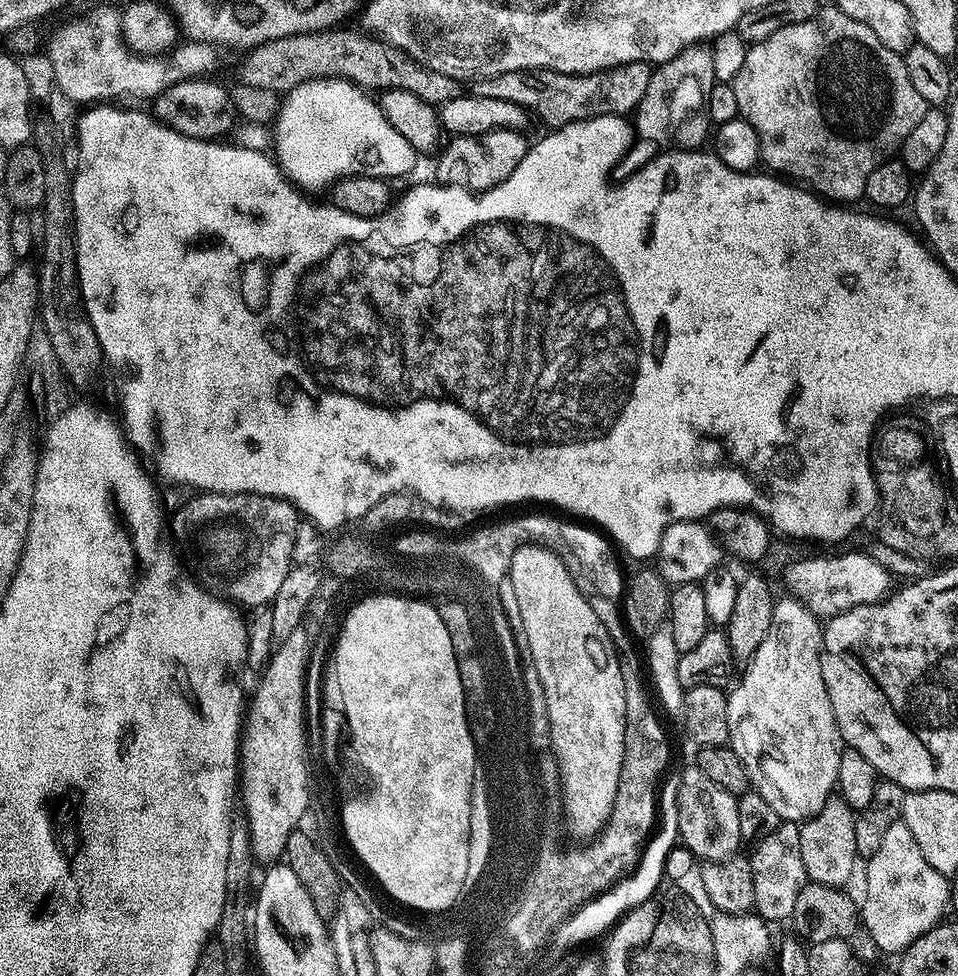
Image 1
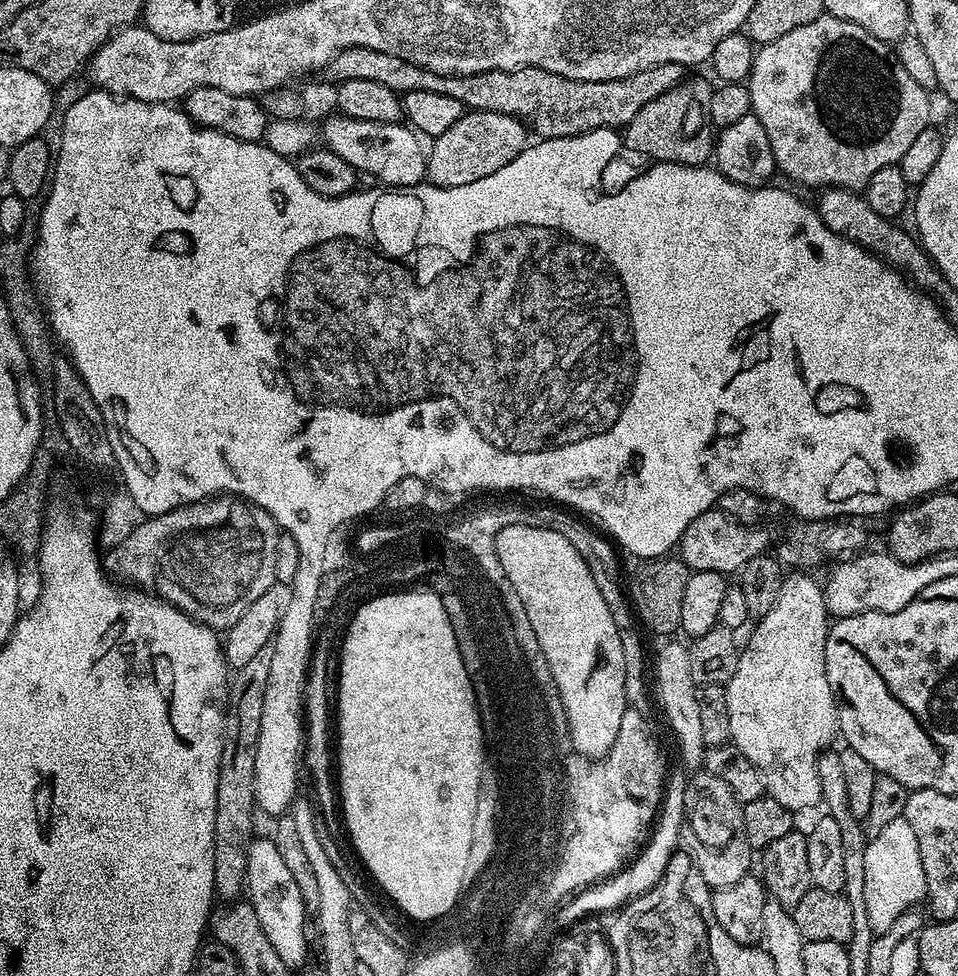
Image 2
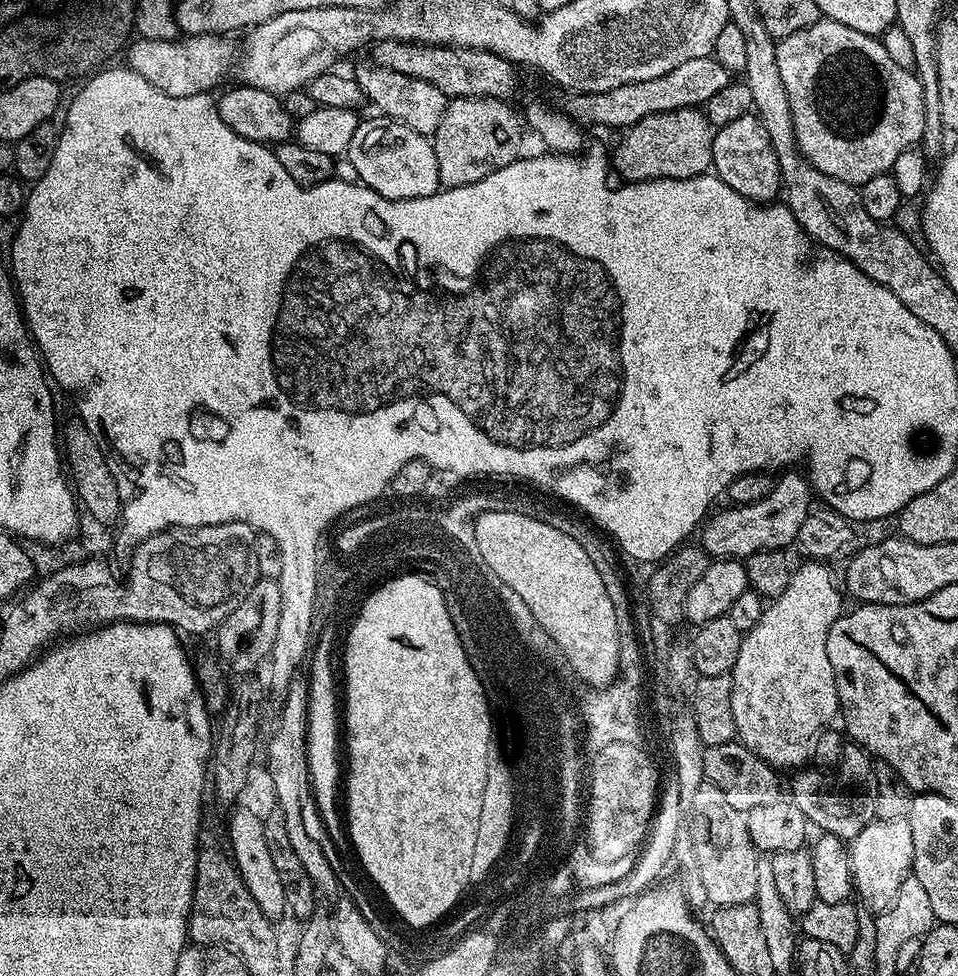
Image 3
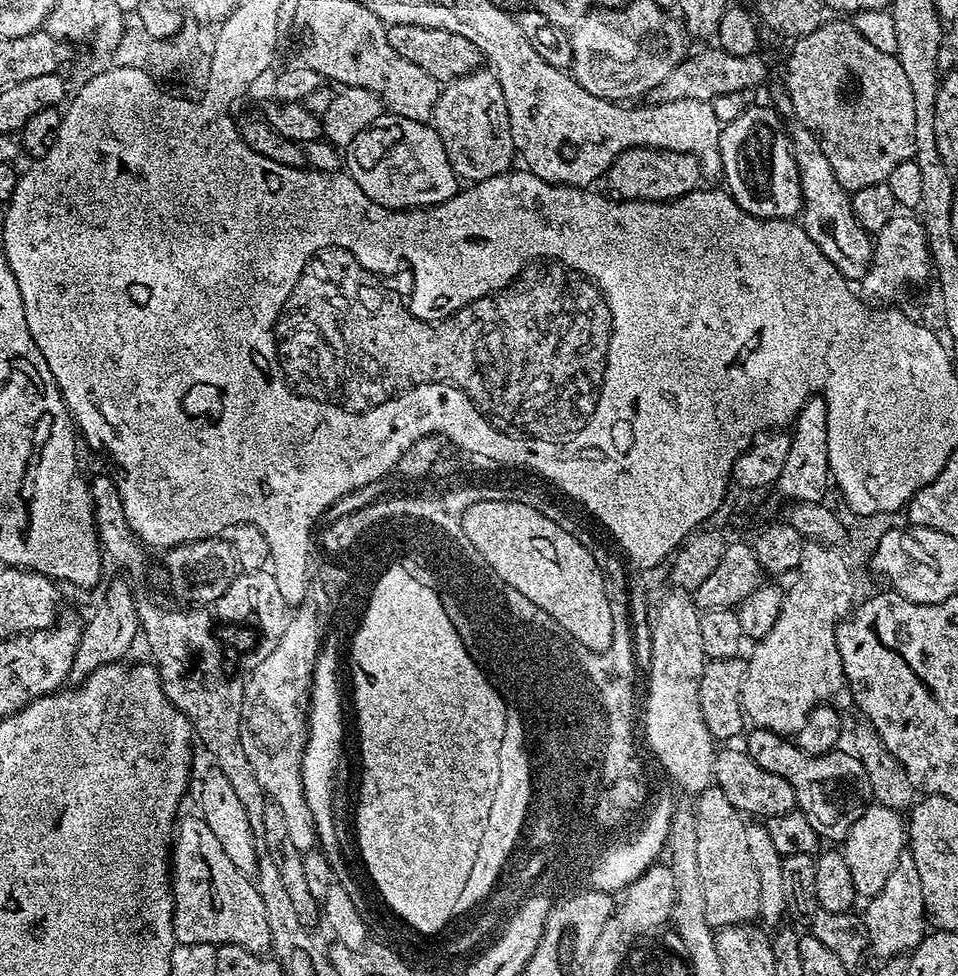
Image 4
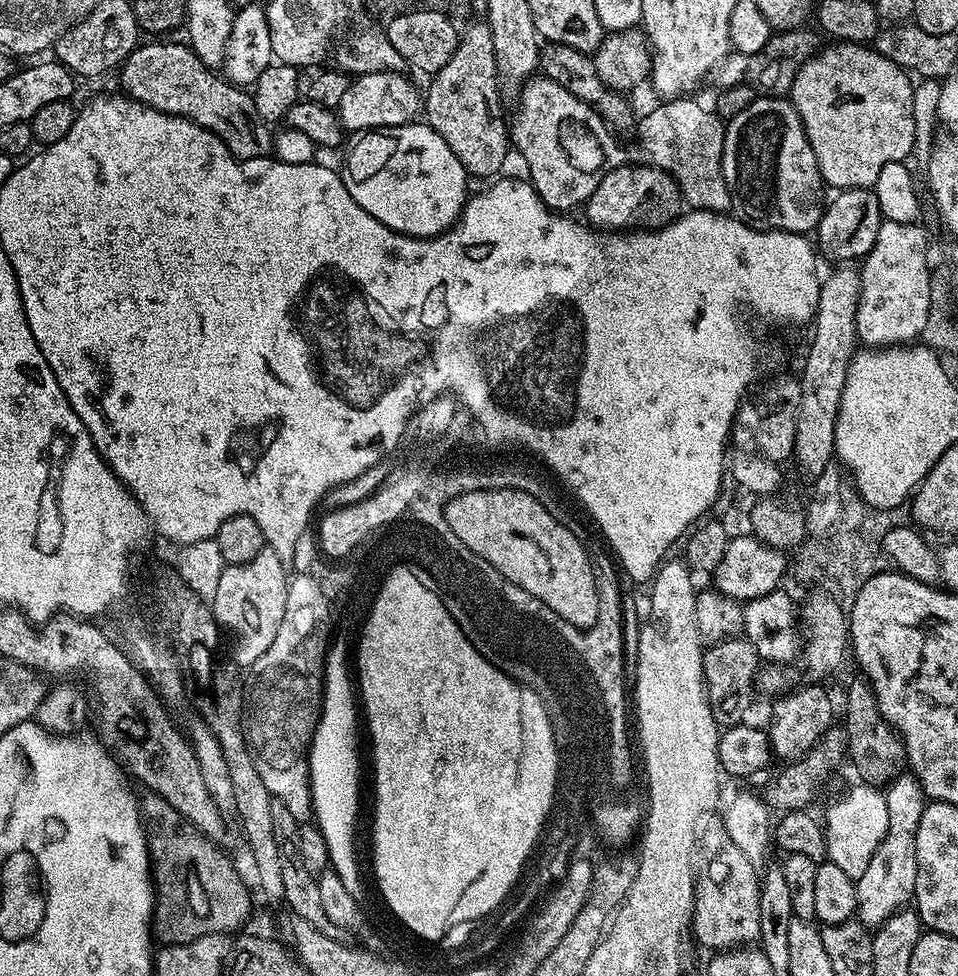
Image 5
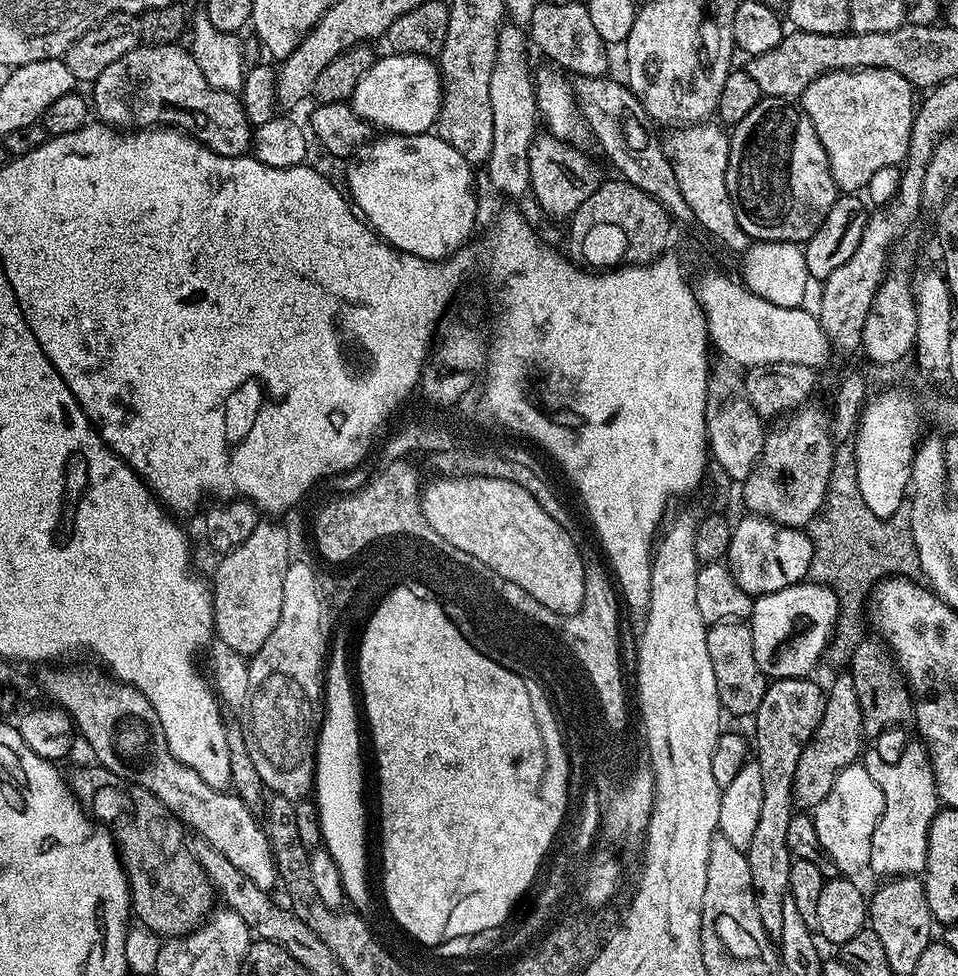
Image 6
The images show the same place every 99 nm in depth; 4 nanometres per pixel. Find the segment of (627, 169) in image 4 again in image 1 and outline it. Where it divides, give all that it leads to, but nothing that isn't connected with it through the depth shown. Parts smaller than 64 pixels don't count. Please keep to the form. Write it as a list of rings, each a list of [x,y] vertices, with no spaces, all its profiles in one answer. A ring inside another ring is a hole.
[[[696,44],[693,48],[682,50],[674,58],[667,60],[653,71],[650,86],[646,86],[646,94],[642,94],[642,102],[638,102],[634,113],[634,132],[637,137],[657,144],[660,150],[700,150],[705,147],[704,139],[710,136],[708,119],[708,99],[710,90],[718,83],[714,74],[714,58],[711,47]]]

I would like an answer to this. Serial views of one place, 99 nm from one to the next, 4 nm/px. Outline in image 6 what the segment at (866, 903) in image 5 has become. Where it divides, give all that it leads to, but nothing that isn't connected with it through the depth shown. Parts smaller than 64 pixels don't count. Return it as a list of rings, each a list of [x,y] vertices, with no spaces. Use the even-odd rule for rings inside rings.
[[[915,743],[906,745],[897,754],[896,760],[883,760],[876,752],[868,757],[865,755],[862,760],[870,778],[878,782],[878,790],[882,790],[884,799],[878,826],[874,826],[874,838],[870,838],[868,863],[868,868],[876,871],[880,878],[915,876],[926,869],[928,831],[942,805],[927,747],[923,743]]]

